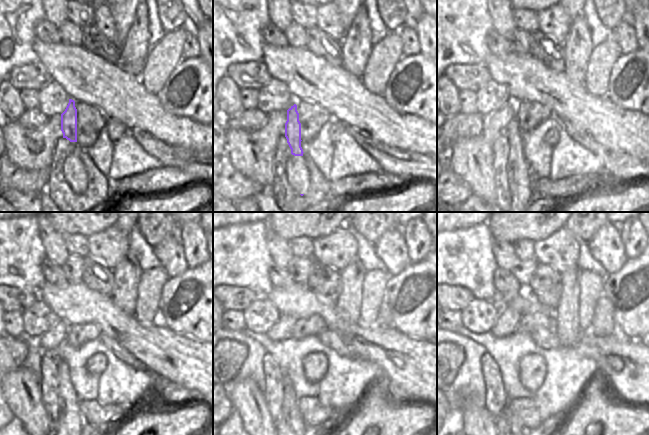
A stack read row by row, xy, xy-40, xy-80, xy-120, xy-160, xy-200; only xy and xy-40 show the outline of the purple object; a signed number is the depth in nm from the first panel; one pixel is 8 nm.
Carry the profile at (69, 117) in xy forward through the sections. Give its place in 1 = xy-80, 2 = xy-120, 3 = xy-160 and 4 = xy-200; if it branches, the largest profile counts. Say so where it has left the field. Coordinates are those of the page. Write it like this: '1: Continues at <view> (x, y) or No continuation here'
1: Continues at xy-80 (517, 167)
2: Continues at xy-120 (70, 415)
3: Continues at xy-160 (290, 415)
4: Continues at xy-200 (507, 415).

